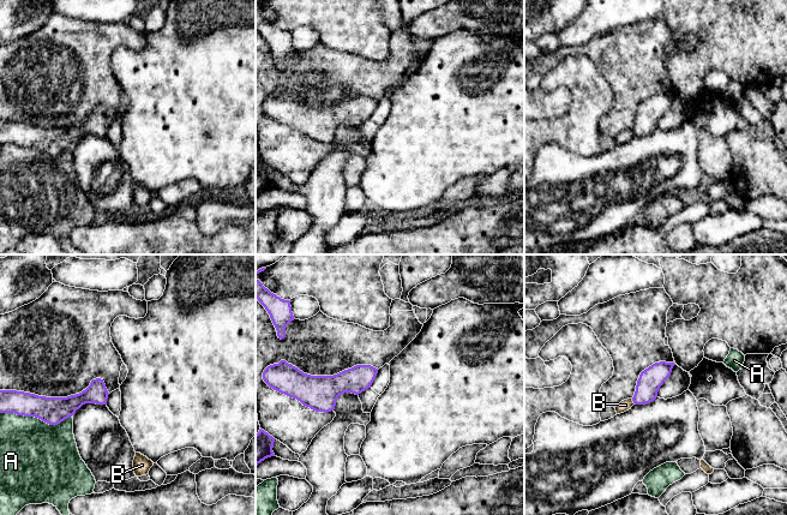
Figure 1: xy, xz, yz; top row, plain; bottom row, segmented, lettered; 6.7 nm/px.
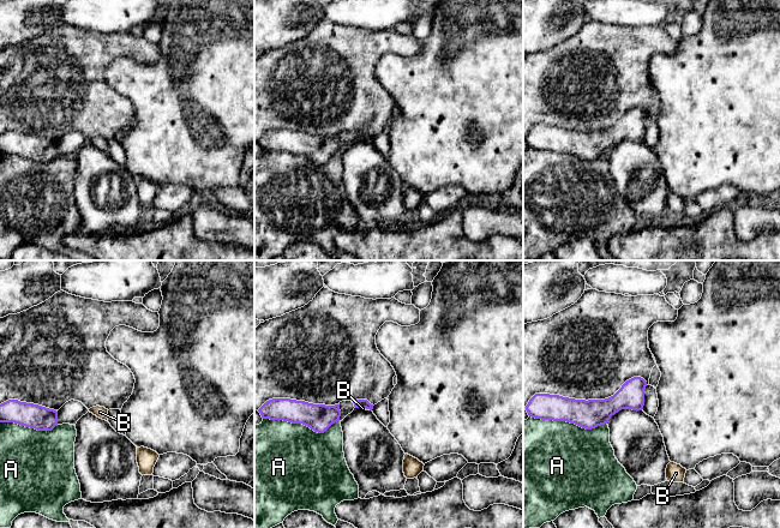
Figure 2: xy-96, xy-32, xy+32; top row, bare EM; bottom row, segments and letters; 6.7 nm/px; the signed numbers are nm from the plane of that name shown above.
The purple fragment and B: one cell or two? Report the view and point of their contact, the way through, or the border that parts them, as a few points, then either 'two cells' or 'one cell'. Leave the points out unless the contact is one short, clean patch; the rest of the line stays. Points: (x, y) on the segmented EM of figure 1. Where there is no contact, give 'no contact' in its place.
contact yz (632, 400); border yz (631, 399), (635, 403); two cells

